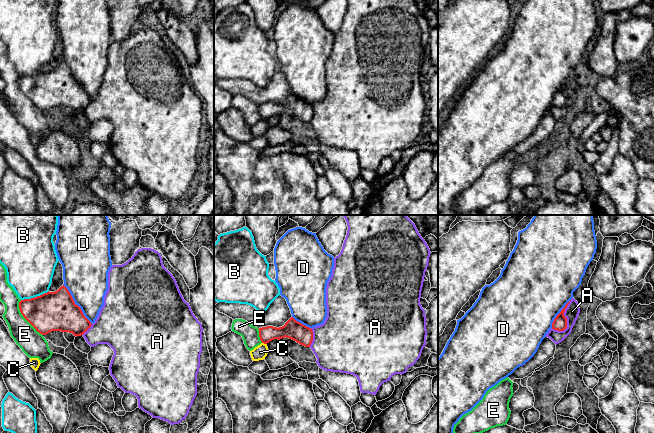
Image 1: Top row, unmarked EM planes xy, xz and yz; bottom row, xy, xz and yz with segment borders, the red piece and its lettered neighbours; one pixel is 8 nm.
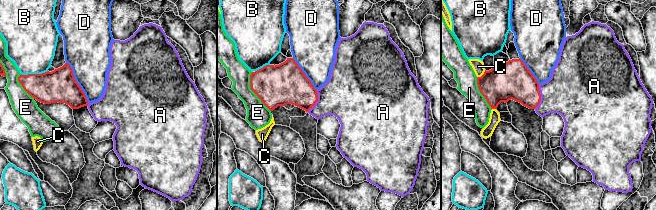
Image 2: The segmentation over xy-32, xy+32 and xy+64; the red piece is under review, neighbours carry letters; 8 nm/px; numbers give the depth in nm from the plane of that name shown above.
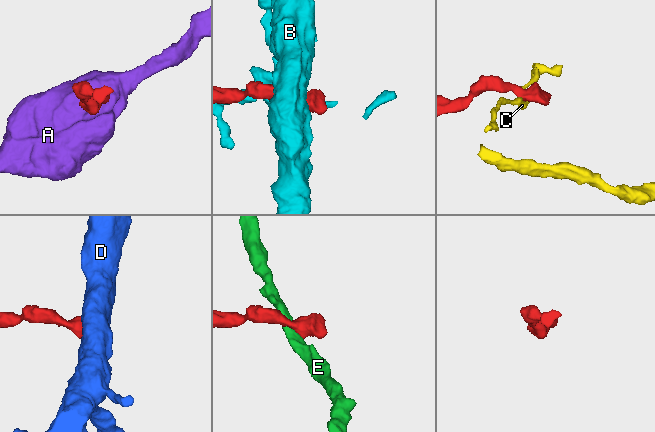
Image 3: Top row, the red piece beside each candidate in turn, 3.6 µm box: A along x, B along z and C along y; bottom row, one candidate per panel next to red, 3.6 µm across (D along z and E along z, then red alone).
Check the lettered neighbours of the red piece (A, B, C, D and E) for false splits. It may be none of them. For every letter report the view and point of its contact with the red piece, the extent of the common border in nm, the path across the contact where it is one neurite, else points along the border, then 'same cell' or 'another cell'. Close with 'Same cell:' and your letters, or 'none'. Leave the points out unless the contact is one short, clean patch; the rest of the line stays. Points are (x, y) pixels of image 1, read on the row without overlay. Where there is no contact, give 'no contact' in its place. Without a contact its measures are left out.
A: yz (566, 97) | 280 nm | along yz (571, 76), (564, 88), (566, 103), (563, 106), (552, 105) | another cell
B: xy (34, 73) | 240 nm | another cell
C: xz (264, 119) | 40 nm | along xz (262, 118), (266, 120) | another cell
D: xy (75, 80) | 400 nm | another cell
E: xy (24, 93) | 340 nm | another cell
Same cell: none

